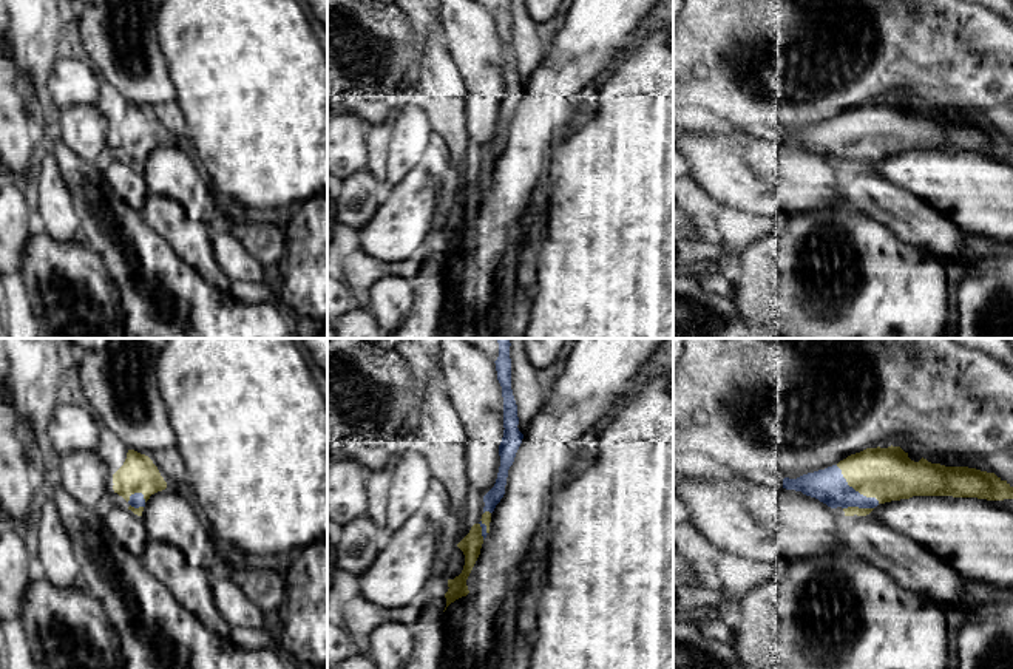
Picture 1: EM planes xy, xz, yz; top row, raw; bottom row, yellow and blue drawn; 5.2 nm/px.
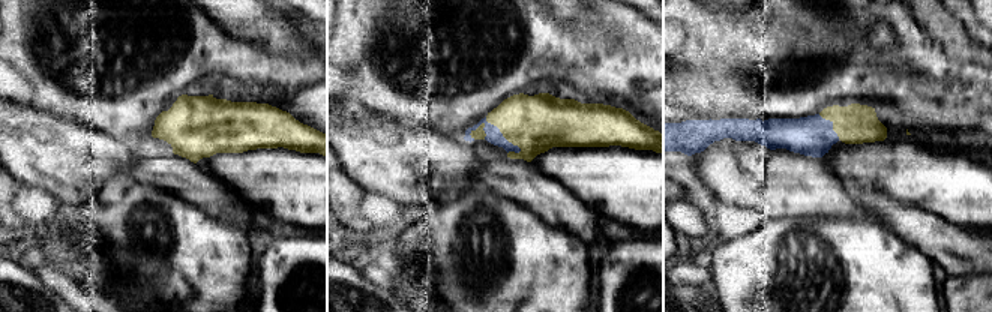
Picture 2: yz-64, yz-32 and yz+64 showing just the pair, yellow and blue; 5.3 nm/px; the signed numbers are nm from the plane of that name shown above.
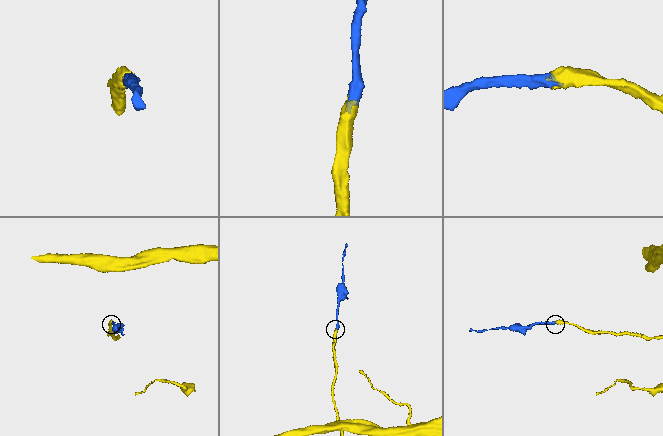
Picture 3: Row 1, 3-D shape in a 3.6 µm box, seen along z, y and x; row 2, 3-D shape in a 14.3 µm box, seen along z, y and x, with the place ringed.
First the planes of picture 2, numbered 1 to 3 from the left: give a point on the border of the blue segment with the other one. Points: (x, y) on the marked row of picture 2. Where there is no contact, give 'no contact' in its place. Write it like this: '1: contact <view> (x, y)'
1: no contact
2: contact yz-32 (496, 125)
3: contact yz+64 (833, 125)

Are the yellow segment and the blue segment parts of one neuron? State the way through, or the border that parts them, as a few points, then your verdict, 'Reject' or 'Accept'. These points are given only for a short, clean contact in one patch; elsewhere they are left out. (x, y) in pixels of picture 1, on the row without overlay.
Path across: yz (888, 129), (867, 132), (854, 142), (828, 139). Accept

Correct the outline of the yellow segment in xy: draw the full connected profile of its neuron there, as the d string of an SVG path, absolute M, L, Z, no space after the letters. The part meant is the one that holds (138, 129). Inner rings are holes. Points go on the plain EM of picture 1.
M128 104L124 119L113 128L113 144L128 158L128 164L142 170L151 148L167 142L153 114L134 104Z

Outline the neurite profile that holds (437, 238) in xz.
M435 171L434 176L440 190L440 201L437 204L435 229L429 233L428 239L423 244L431 252L445 249L449 243L448 232L445 230L445 218L446 209L449 205L449 198L443 193L440 176Z

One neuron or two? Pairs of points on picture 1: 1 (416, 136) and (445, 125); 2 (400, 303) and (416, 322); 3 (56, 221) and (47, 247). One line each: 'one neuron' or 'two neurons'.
1: two neurons
2: two neurons
3: two neurons

